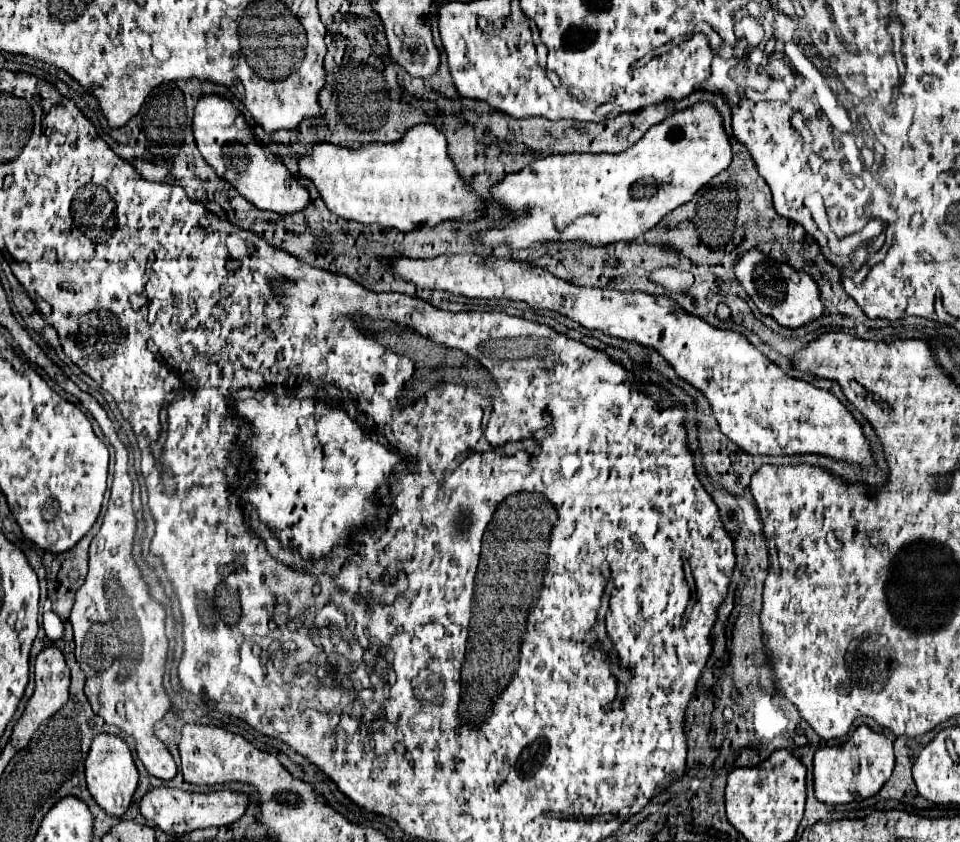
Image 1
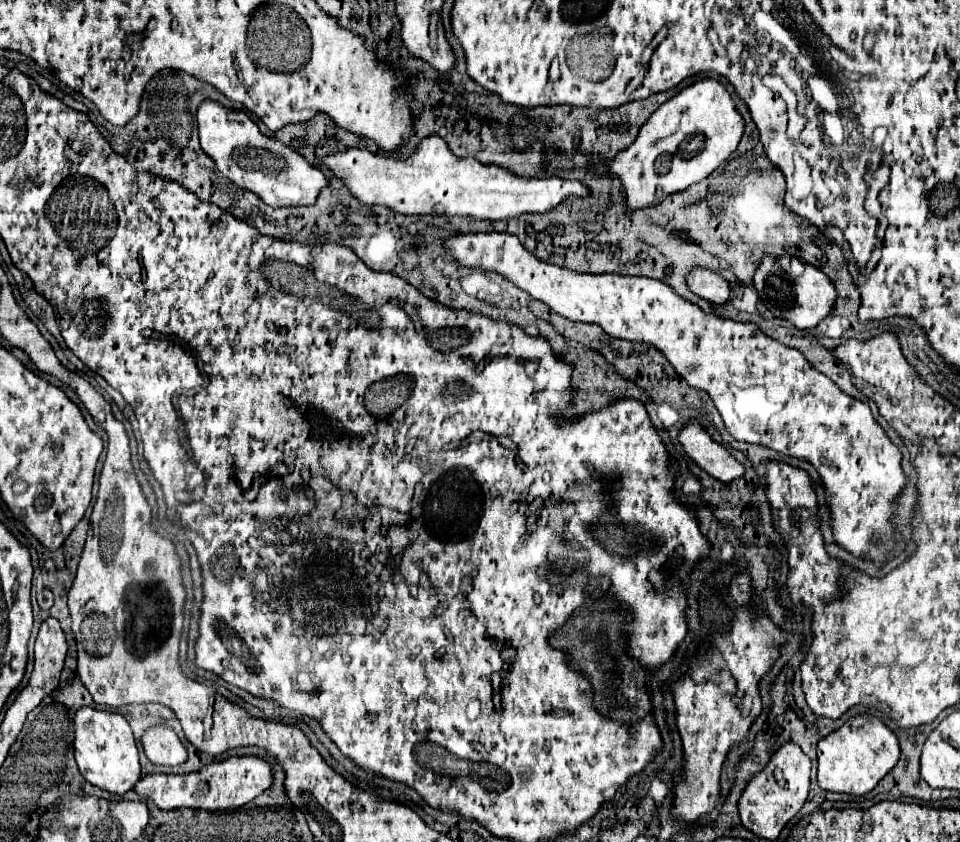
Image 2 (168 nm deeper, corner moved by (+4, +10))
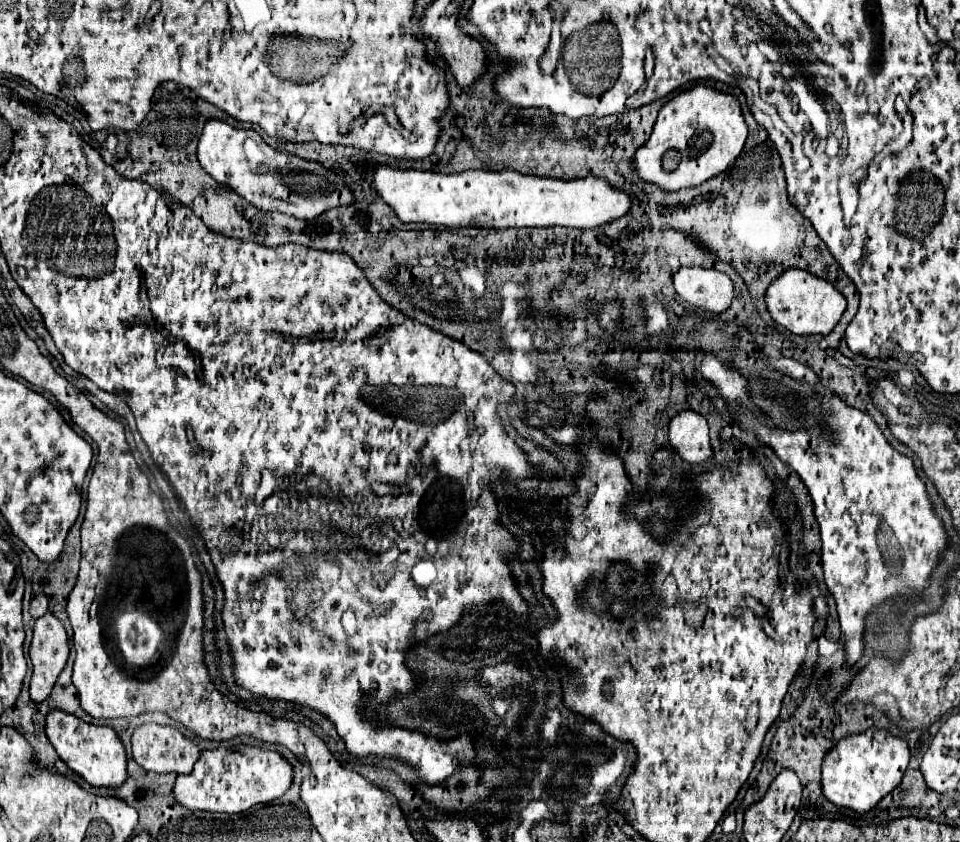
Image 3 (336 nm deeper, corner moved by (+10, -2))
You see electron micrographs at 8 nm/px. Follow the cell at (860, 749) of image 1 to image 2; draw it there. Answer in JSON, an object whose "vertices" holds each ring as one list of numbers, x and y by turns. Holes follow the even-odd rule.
{"vertices":[[857,715,817,743,817,759,817,781,821,789,865,795,895,767,899,759,899,741,881,719,873,715]]}

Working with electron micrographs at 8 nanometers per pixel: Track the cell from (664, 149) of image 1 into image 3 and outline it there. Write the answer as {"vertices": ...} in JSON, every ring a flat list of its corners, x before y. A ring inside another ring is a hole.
{"vertices":[[693,85,659,109,655,129,649,141,635,153,633,167,643,181,655,183,667,191,701,185,737,159,747,141,747,133,741,105,731,93,707,85],[667,157,673,159,673,165,665,161]]}

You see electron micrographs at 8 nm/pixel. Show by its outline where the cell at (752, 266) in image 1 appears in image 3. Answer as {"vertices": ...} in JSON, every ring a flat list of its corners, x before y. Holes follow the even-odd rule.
{"vertices":[[787,269,781,277,777,277,767,289,765,303,773,321,795,335,829,335,847,307,847,301,839,289,835,289,827,279,803,269]]}

